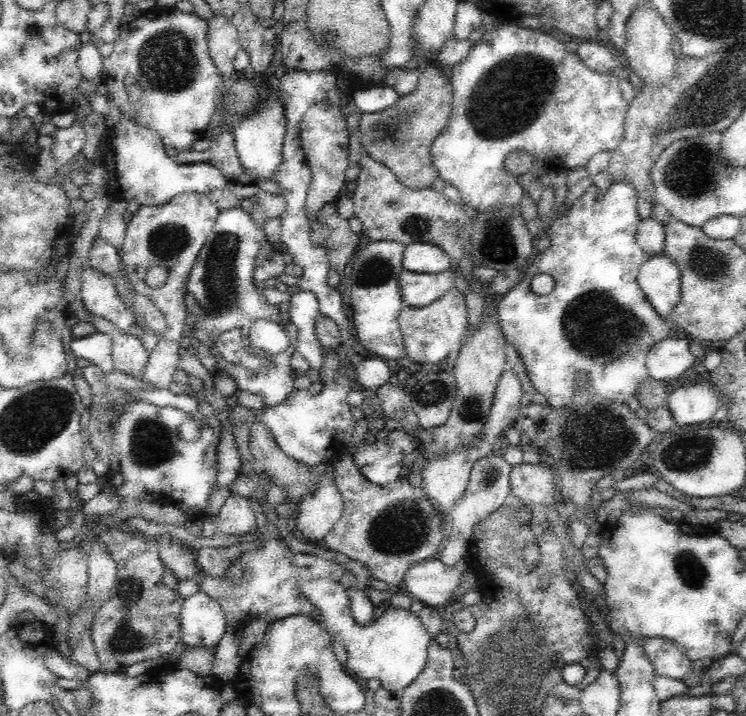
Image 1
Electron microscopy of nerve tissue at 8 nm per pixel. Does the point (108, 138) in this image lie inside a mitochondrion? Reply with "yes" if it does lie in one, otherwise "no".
no

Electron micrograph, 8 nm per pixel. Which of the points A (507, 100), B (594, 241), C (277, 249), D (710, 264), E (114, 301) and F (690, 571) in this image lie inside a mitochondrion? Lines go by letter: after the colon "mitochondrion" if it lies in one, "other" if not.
A: mitochondrion
B: other
C: other
D: mitochondrion
E: other
F: mitochondrion

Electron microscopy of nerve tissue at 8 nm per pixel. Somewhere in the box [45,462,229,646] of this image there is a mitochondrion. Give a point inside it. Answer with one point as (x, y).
(130, 589)

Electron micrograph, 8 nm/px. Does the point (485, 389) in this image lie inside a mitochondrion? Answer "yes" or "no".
no

